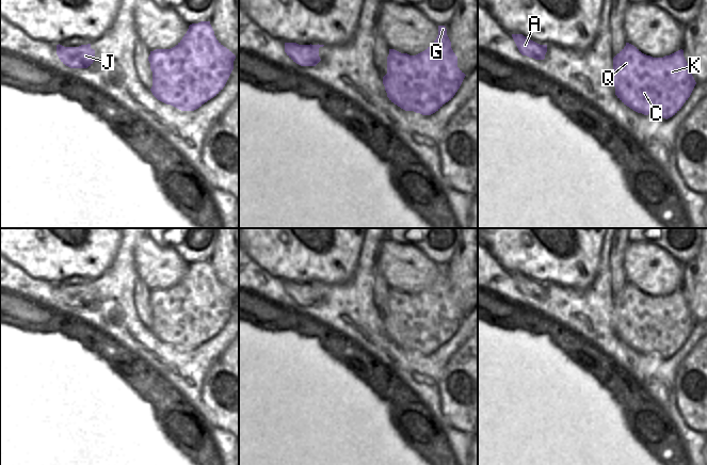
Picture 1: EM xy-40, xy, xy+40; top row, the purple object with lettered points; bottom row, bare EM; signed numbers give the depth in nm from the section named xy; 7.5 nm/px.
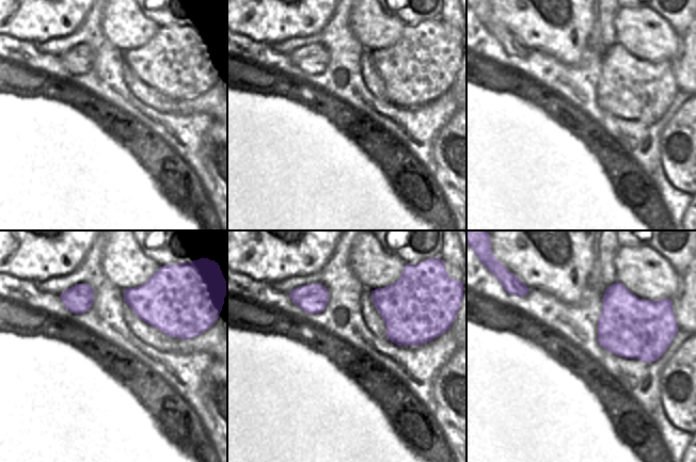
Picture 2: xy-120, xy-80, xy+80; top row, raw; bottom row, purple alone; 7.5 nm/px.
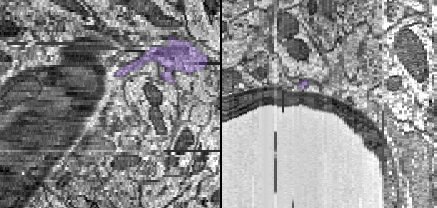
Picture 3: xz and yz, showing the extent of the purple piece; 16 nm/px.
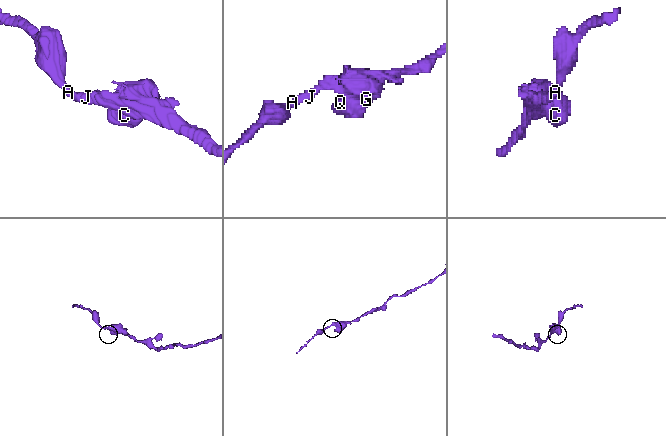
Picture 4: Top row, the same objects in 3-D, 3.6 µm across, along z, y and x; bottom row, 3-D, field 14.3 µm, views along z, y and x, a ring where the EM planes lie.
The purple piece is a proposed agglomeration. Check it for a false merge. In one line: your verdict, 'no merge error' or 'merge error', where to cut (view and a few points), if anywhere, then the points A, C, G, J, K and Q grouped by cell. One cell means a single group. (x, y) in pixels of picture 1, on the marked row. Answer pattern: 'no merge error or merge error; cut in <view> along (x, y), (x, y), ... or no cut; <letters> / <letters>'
no merge error; no cut; A C G J K Q

